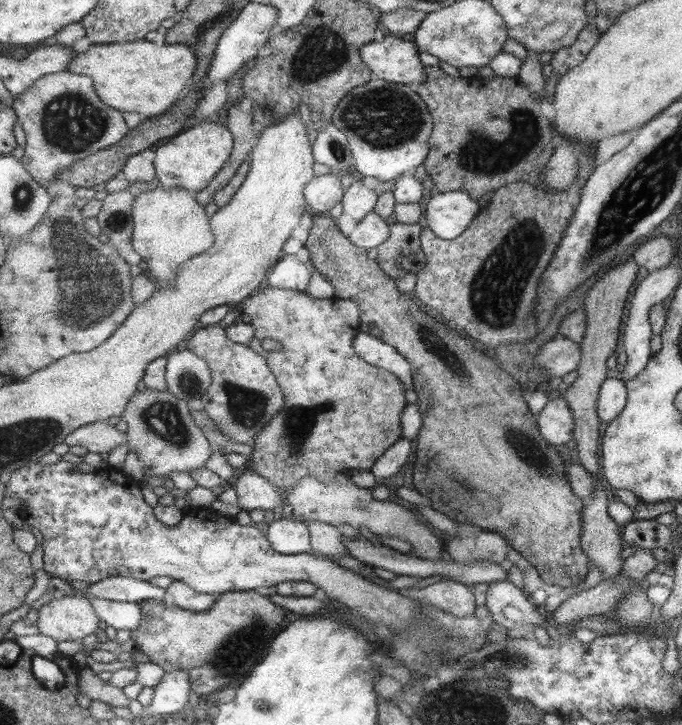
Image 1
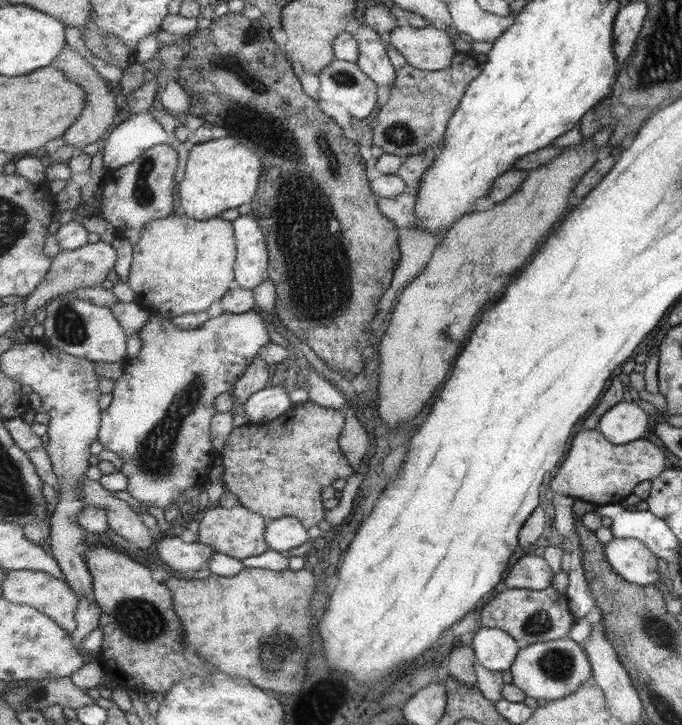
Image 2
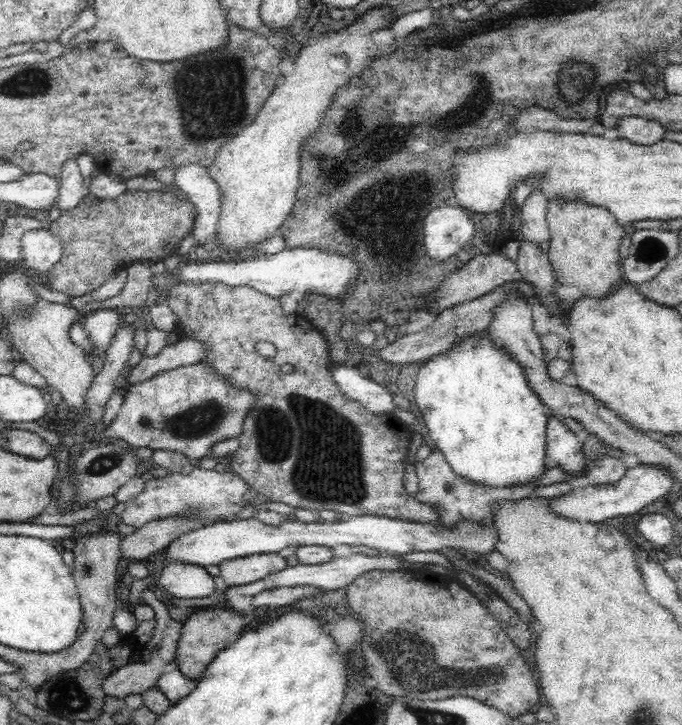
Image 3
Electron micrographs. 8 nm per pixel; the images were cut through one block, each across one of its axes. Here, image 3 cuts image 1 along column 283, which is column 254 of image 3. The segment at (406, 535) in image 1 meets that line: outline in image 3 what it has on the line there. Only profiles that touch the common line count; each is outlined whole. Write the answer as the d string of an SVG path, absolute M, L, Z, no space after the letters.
M193 465L190 474L168 471L164 476L146 476L140 494L125 502L125 510L120 520L135 529L140 529L154 520L168 519L175 515L184 517L190 508L196 508L196 513L206 521L222 520L236 513L240 514L244 510L244 505L247 505L247 501L243 503L247 495L249 495L250 503L255 503L250 487L243 478L239 477L239 474L231 471L218 473L215 469L204 467L200 469Z

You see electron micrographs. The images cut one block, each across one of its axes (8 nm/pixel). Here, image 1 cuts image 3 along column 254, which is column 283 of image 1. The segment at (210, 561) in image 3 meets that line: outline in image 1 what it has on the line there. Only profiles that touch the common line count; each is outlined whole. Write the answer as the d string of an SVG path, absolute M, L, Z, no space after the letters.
M280 518L268 526L271 550L277 554L302 554L310 550L310 537L305 523L293 519Z

